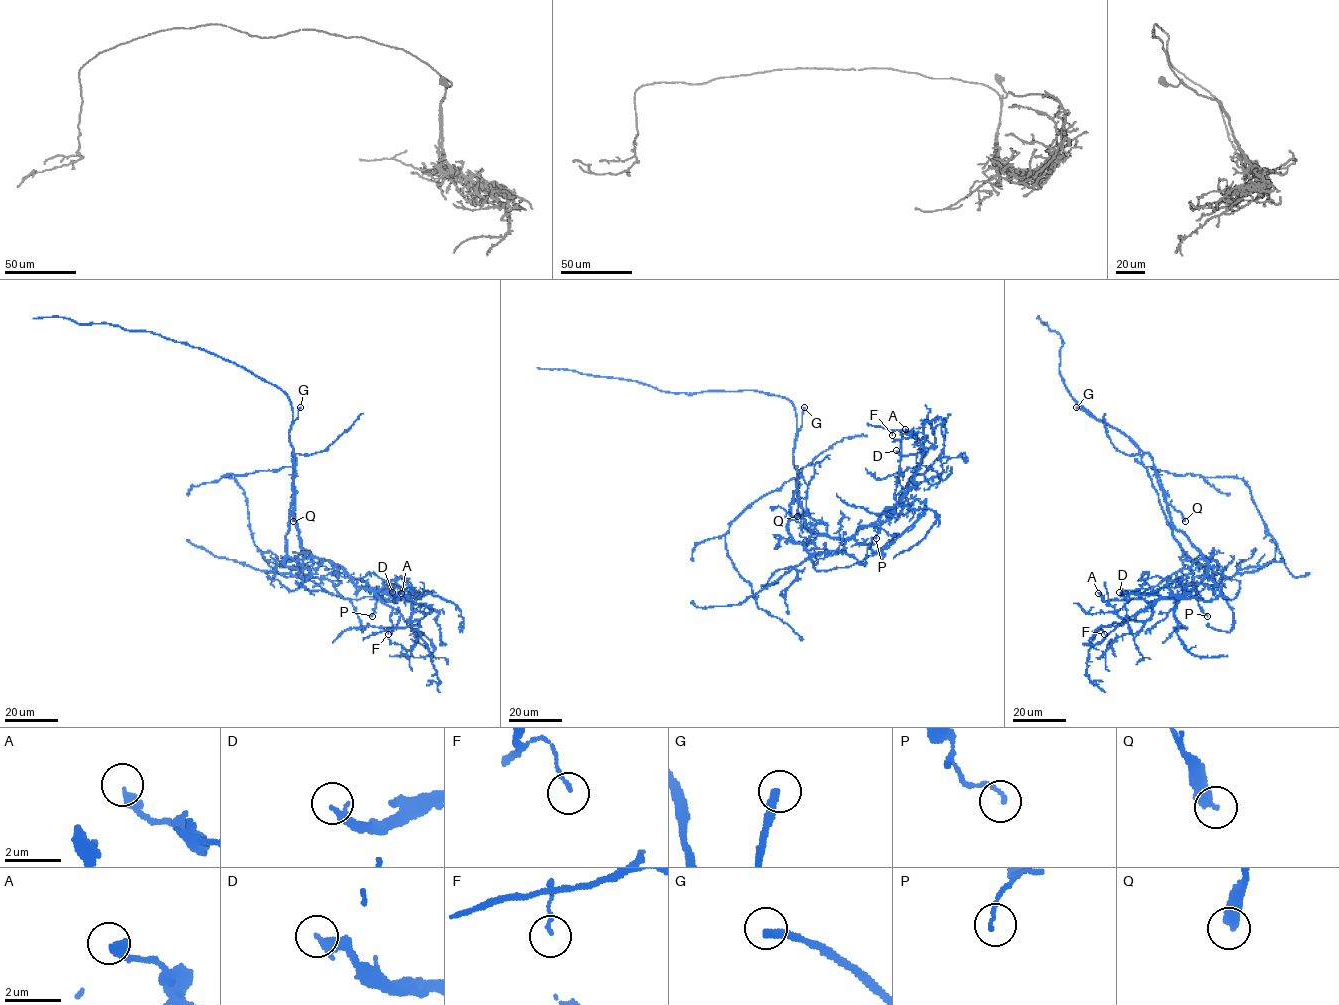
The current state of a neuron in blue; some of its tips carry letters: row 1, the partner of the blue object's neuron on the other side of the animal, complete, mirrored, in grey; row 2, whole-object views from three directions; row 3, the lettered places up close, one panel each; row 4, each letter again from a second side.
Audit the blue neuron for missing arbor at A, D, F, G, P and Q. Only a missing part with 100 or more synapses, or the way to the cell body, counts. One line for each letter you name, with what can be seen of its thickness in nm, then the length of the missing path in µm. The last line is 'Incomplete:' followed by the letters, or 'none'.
G: calibre 260 nm; missing 35 µm
Incomplete: G

